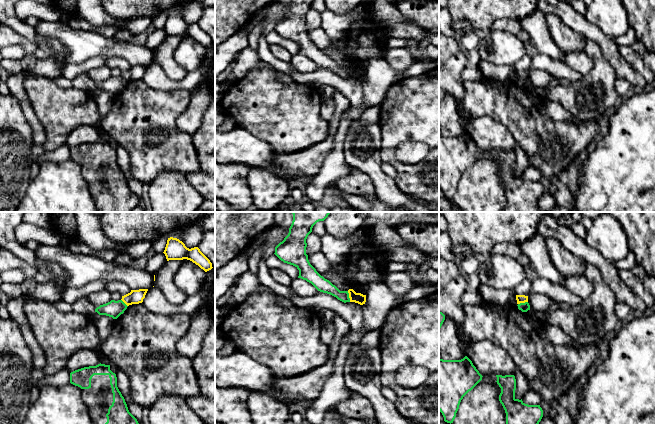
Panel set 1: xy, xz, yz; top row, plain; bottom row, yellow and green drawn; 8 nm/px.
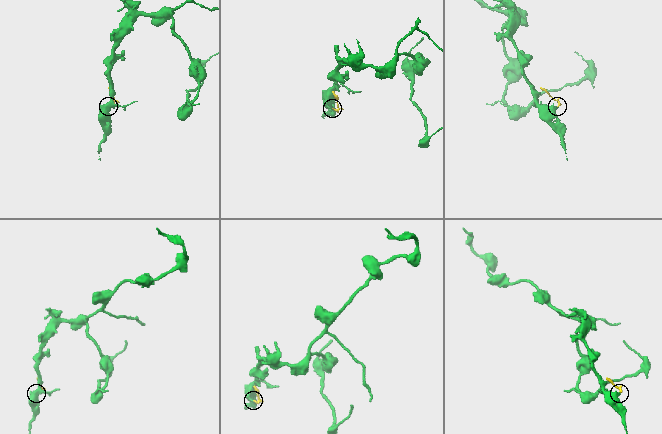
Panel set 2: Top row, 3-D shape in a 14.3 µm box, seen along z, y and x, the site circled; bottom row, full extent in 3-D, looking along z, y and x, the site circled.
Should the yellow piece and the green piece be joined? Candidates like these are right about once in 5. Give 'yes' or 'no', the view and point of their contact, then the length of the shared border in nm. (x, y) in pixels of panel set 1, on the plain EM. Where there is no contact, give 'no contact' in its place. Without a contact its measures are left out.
no | xz (349, 72) | 90 nm

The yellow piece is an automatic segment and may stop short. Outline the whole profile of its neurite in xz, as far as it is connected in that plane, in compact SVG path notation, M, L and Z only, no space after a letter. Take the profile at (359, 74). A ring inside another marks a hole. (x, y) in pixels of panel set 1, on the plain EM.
M353 65L348 66L350 78L355 78L360 81L365 80L366 78L366 71L363 71L361 69L356 69Z

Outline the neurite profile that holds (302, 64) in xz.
M301 54L293 55L291 63L297 72L303 74L313 72L318 68L311 59Z

